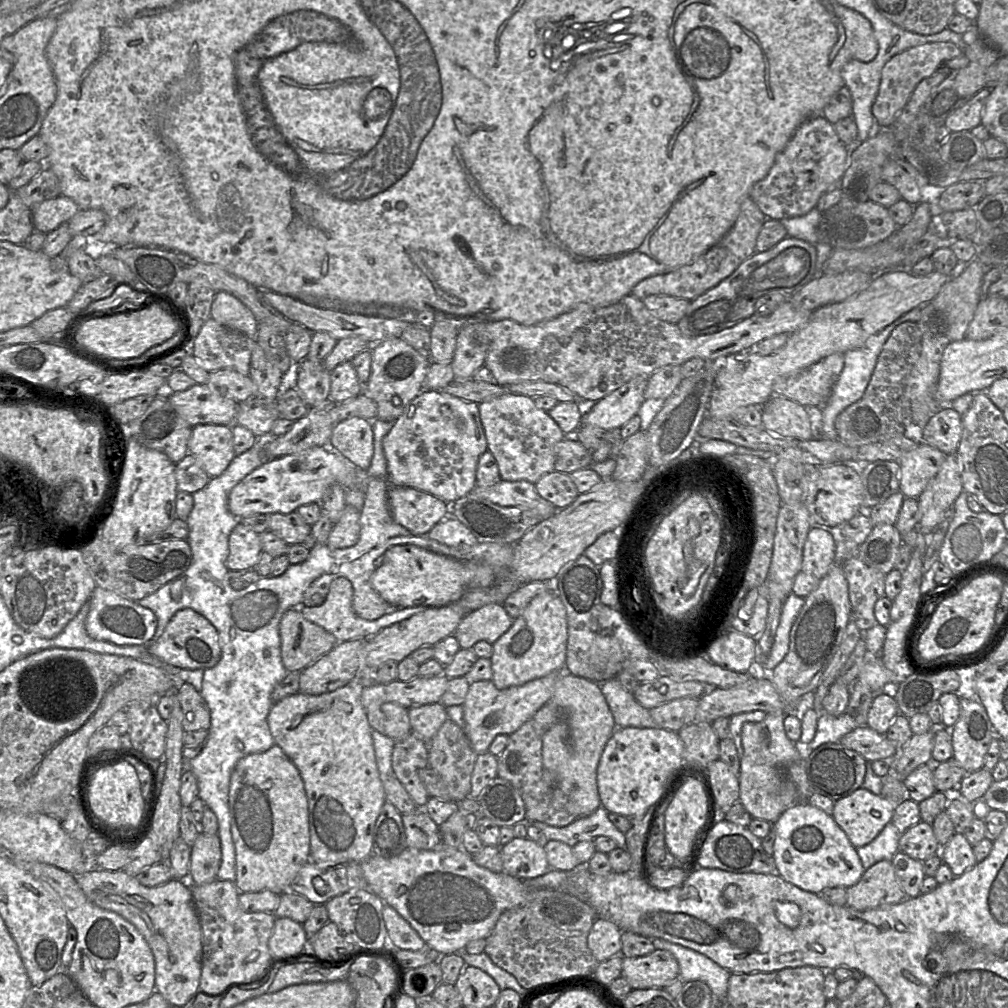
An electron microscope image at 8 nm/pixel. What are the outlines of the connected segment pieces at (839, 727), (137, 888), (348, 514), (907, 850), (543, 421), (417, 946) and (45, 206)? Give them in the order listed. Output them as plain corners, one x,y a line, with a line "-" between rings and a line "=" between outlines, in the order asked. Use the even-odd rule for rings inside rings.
817,712
818,722
816,733
809,744
798,741
796,748
800,757
805,760
819,746
825,743
838,743
846,734
853,731
857,726
853,718
846,712
833,716
826,712
=
101,868
78,875
76,880
90,901
121,915
143,935
155,959
155,991
158,991
172,1006
184,1006
193,999
199,991
202,970
202,929
193,901
191,883
171,879
161,885
147,887
124,870
=
346,505
340,519
333,525
326,544
334,549
355,545
360,537
360,515
360,510
=
921,820
900,835
899,848
909,857
923,862
933,855
941,855
942,847
932,825
=
505,393
478,404
480,420
487,440
487,450
494,456
502,480
525,480
535,484
542,476
554,471
555,446
565,437
548,412
535,406
533,398
521,394
=
384,904
382,915
389,945
411,951
417,951
424,947
426,944
424,940
394,908
=
63,195
34,204
30,209
34,230
44,234
68,222
80,210
71,198

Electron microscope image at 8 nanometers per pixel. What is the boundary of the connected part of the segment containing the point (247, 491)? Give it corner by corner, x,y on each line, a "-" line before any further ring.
315,446
297,454
284,455
264,462
242,479
228,495
228,510
236,518
245,518
257,514
281,513
289,514
303,505
320,503
325,490
338,483
351,488
359,485
362,469
357,469
345,457
337,454
329,447

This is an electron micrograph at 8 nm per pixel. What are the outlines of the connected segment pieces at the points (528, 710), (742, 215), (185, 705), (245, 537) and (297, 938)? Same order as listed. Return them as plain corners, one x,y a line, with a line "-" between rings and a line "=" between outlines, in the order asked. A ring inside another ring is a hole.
565,668
520,686
498,689
492,680
471,683
463,703
465,733
474,751
487,752
497,735
510,735
528,721
541,707
551,701
554,687
=
750,197
745,198
735,224
716,245
689,264
666,274
643,279
633,287
630,294
641,300
649,295
663,294
692,301
727,278
754,254
757,237
766,219
758,205
=
183,683
179,684
178,698
183,712
184,731
208,731
211,726
211,714
202,695
191,684
=
241,523
230,533
228,547
226,566
234,571
253,569
263,552
259,534
=
286,917
275,918
268,948
272,958
287,956
305,948
307,936
302,924

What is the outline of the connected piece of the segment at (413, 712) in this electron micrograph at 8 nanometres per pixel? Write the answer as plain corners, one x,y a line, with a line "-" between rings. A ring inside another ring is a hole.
441,703
413,706
408,714
412,732
428,743
448,719
446,707

